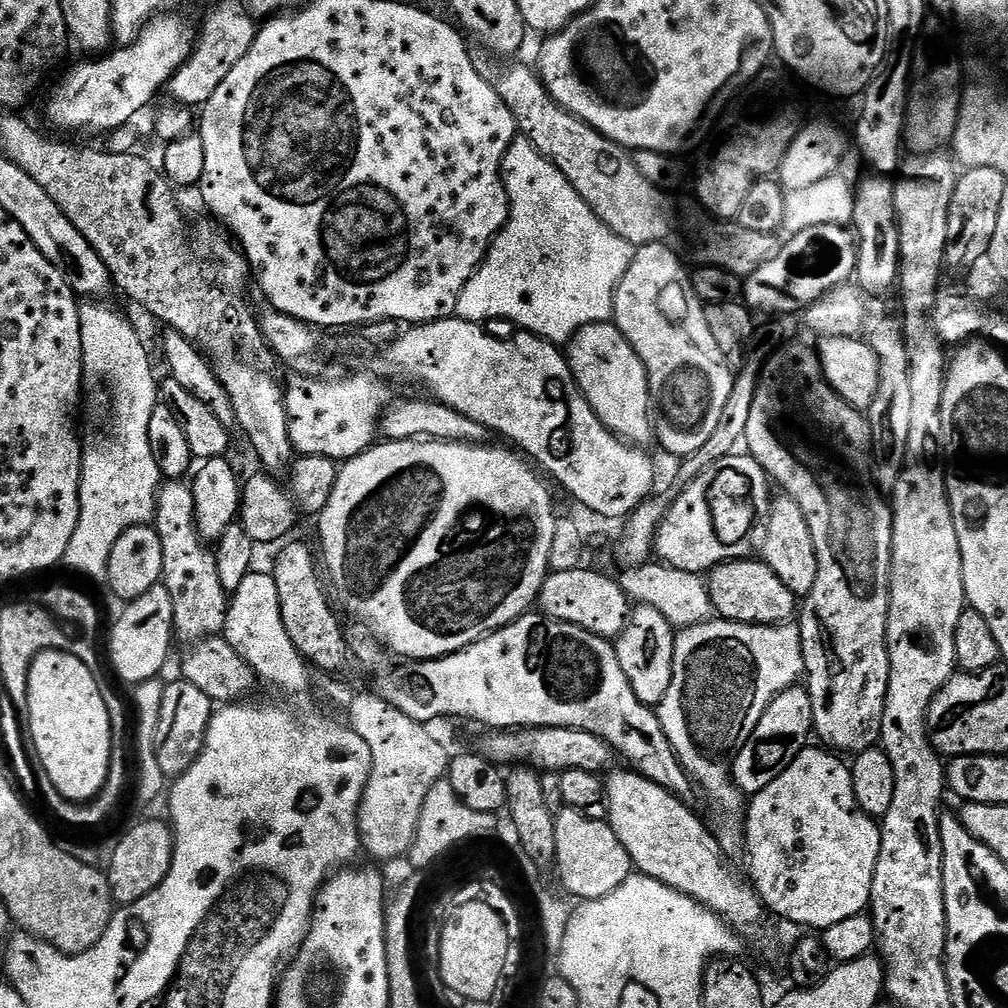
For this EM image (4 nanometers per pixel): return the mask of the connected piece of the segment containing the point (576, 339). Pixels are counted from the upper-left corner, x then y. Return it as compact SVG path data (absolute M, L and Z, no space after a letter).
M615 323L582 326L566 345L566 359L571 383L608 431L633 446L644 446L647 440L653 439L648 410L648 375L638 354Z

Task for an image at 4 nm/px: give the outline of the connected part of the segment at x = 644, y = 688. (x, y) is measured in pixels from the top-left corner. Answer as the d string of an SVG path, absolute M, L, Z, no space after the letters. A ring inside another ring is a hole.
M645 604L631 609L628 625L615 637L614 647L618 654L618 662L622 666L622 674L626 674L634 694L643 704L659 706L662 702L672 677L675 641L676 632L672 624L666 622L666 618L658 614L658 610Z

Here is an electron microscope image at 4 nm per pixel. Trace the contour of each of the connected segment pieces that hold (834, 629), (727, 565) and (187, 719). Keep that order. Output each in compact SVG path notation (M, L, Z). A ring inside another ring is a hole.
M797 342L781 347L765 364L760 371L760 383L756 386L753 401L750 402L750 414L746 418L746 428L742 441L747 455L760 463L760 469L773 485L780 487L779 491L789 496L802 510L806 526L810 530L810 538L814 542L814 554L818 558L818 578L814 578L814 590L803 597L802 607L798 612L798 627L802 654L804 655L803 675L808 676L806 687L810 706L812 707L812 726L814 736L825 749L835 750L837 753L852 752L859 754L873 747L880 739L880 723L884 713L884 699L888 689L888 639L886 626L888 625L888 575L890 574L890 558L892 557L892 506L887 499L884 500L881 489L874 483L873 473L870 471L870 453L872 450L872 435L868 429L865 413L858 408L852 408L836 393L824 376L820 365L819 355L808 348L803 348Z
M759 558L729 560L707 573L706 583L713 613L719 619L739 624L783 624L798 612L798 597Z
M177 678L173 684L169 683L165 687L154 744L154 764L159 775L165 778L178 778L183 772L190 770L190 766L200 757L200 751L204 748L204 739L212 721L213 711L214 701L206 698L206 694L202 694L202 690L194 686L194 682Z

